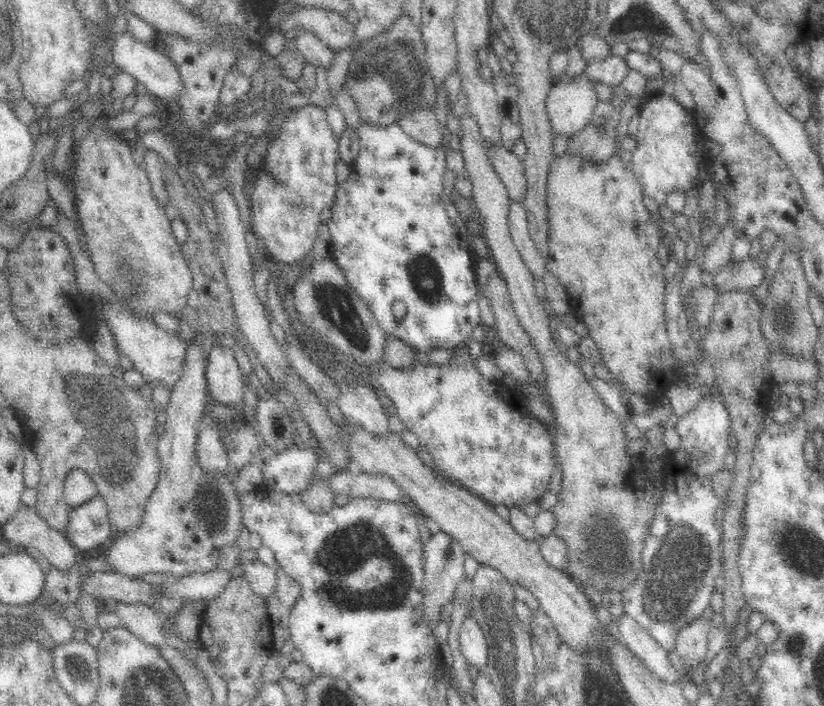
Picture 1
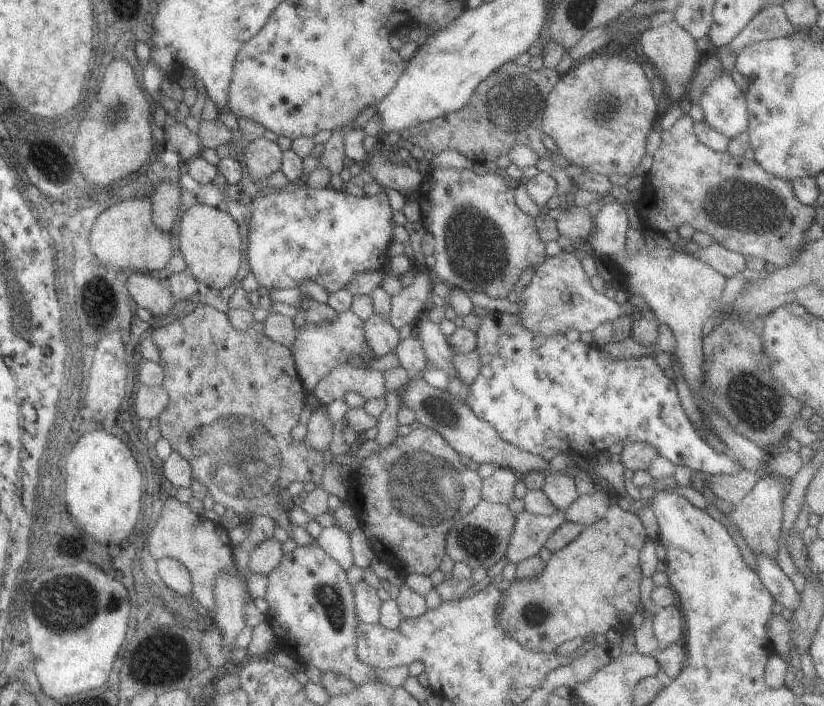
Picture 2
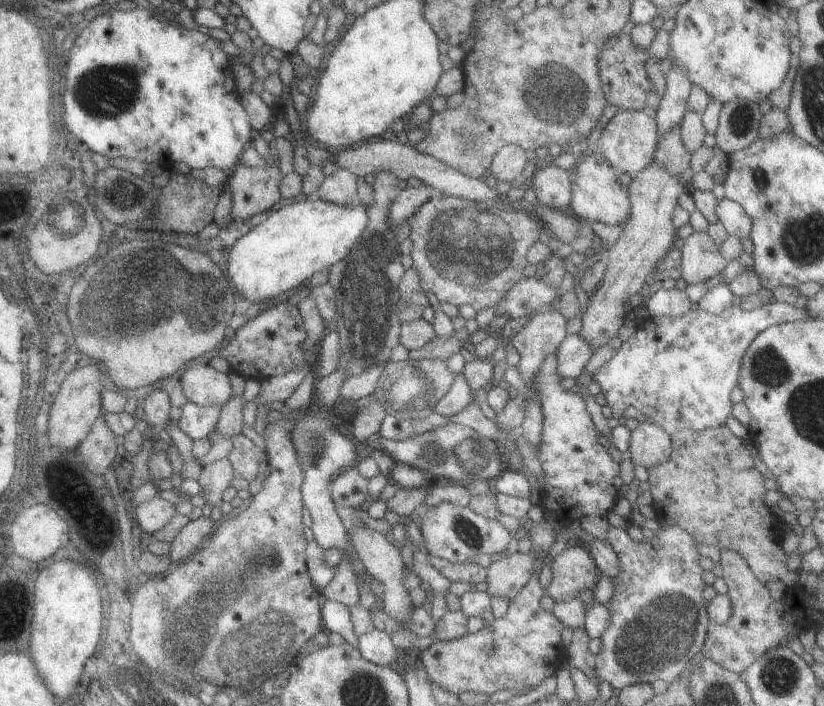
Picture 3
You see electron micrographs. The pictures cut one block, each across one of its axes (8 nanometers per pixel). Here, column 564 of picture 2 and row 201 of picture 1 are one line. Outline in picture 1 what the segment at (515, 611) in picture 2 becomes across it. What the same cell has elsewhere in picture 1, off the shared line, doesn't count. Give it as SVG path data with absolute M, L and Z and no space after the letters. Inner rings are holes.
M566 151L562 155L552 152L552 160L548 164L548 178L546 178L547 191L547 208L548 209L548 236L549 236L549 269L552 274L559 280L559 283L565 288L570 300L578 304L578 310L582 314L582 322L588 328L588 334L600 348L601 358L610 372L614 374L614 378L618 380L621 386L623 396L628 399L628 394L637 392L644 395L652 403L658 402L665 397L666 392L676 385L680 380L678 371L676 371L676 363L670 351L670 341L668 341L668 333L666 333L666 325L664 324L664 286L666 286L666 275L664 268L658 262L656 254L661 243L661 229L659 229L642 203L642 192L636 178L634 178L633 170L627 168L620 160L618 154L612 155L604 163L591 162L588 158L584 158L581 154L567 154Z

